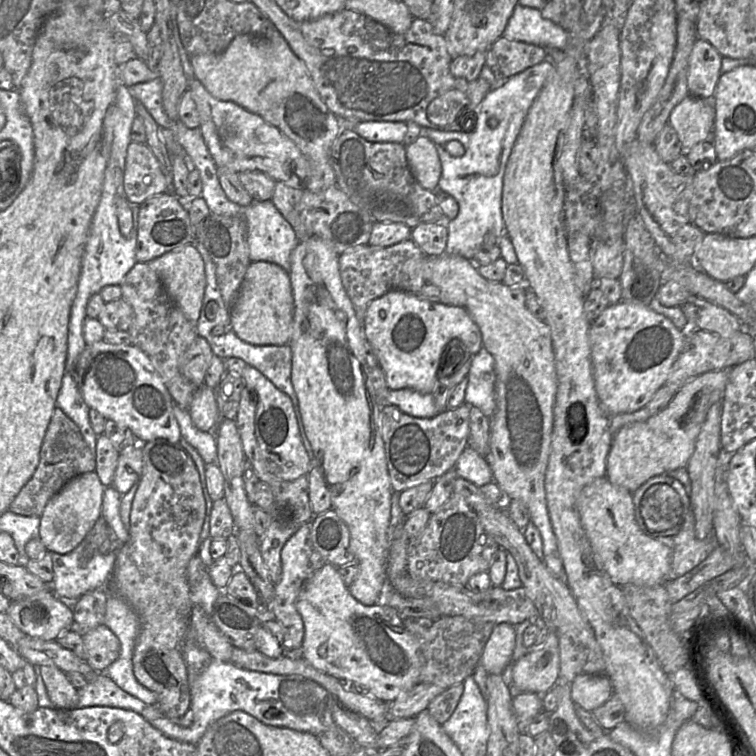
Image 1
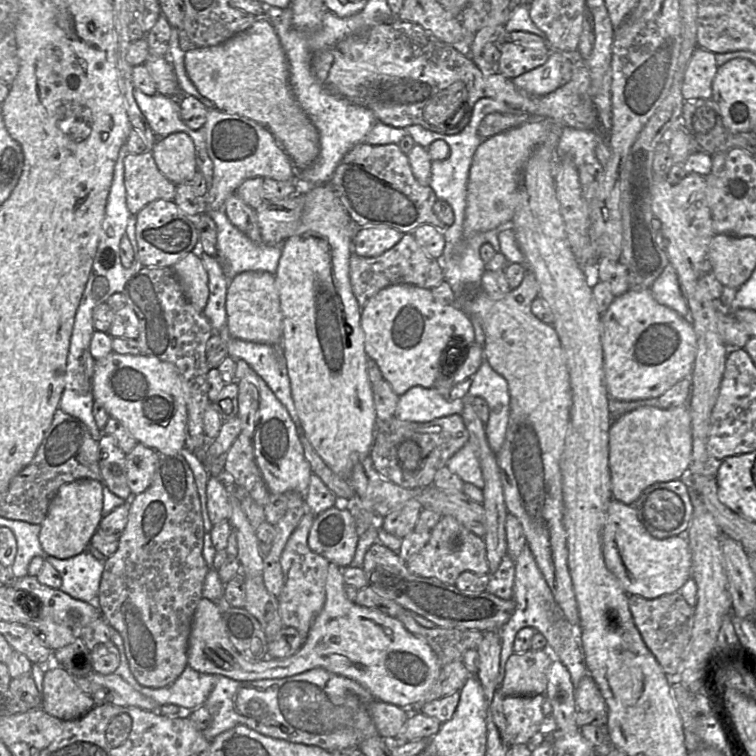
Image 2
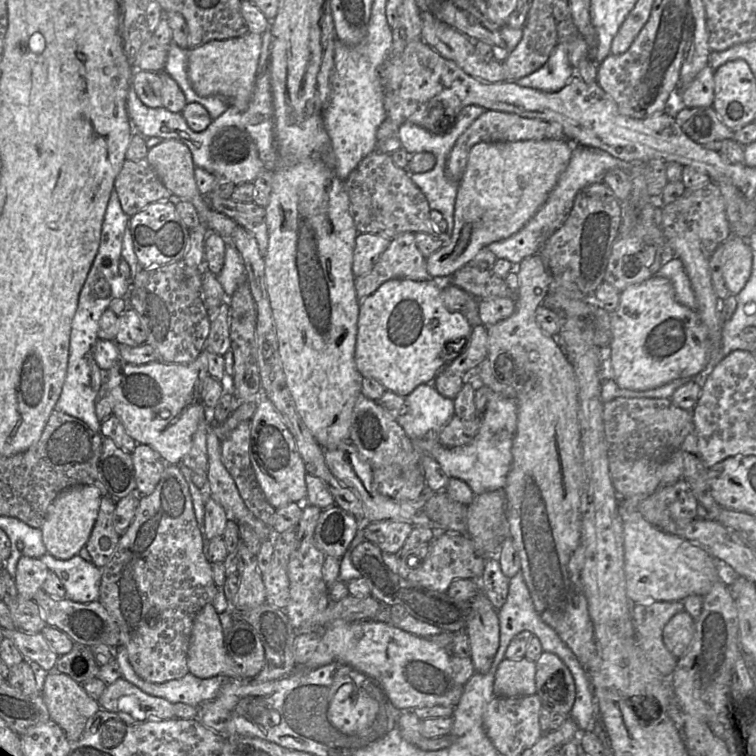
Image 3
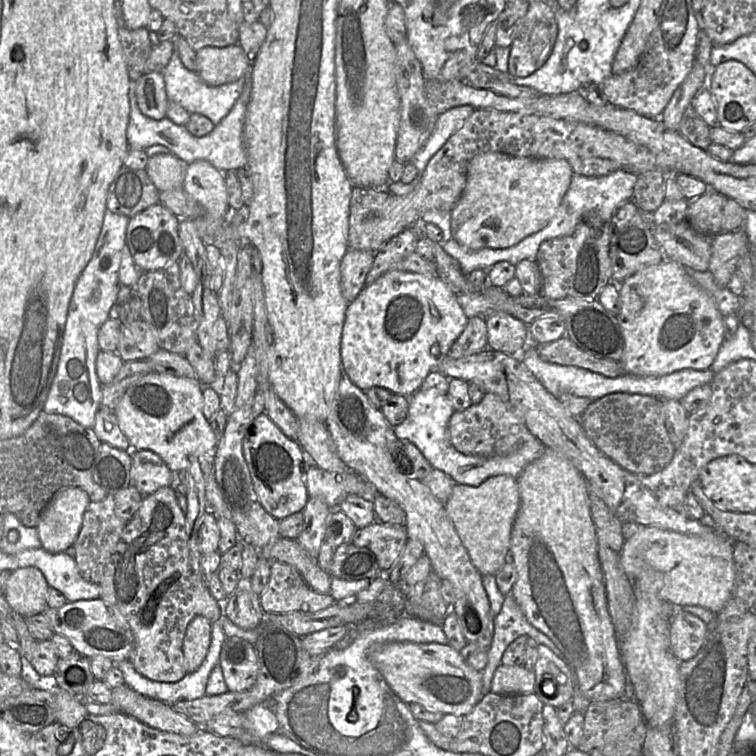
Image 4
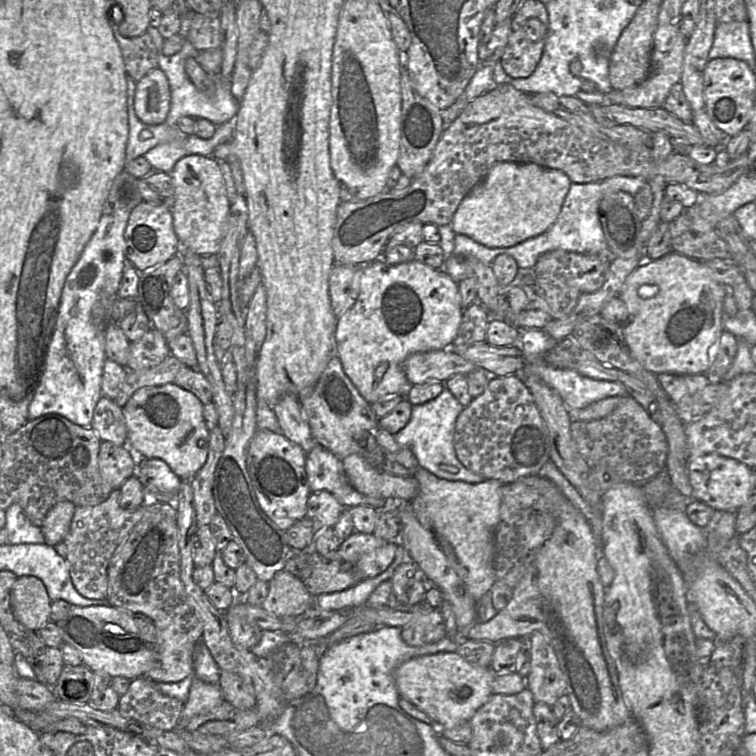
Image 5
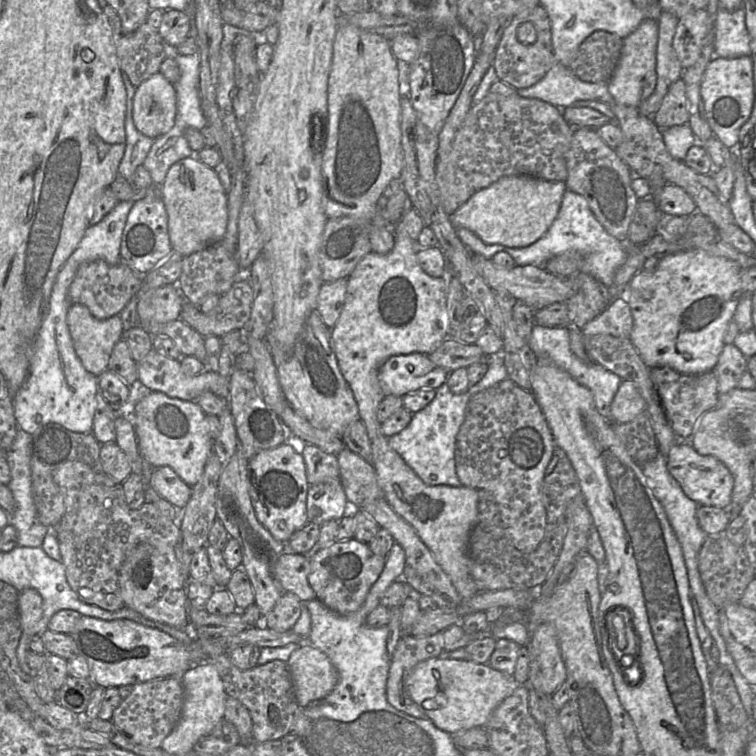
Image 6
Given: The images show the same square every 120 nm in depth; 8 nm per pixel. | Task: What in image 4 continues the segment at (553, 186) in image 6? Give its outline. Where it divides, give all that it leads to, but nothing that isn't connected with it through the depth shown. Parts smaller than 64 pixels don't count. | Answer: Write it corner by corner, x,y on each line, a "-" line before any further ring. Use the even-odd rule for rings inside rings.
501,152
476,155
469,163
465,189
451,210
452,238
471,250
503,249
518,244
548,225
566,193
573,170
565,159
515,157

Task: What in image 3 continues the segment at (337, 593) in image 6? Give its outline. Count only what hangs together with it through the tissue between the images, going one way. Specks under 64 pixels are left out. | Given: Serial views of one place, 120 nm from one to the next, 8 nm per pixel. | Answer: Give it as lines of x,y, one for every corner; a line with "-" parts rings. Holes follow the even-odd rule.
383,520
366,525
363,528
363,534
366,541
378,546
382,552
397,554
413,528
407,522

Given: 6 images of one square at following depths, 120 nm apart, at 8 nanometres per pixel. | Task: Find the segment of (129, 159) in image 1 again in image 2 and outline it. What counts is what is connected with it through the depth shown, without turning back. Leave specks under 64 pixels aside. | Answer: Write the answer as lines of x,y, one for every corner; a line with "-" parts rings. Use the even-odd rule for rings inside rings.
151,151
127,153
124,158
124,186
127,208
134,215
154,200
173,200
176,191
176,185
158,169

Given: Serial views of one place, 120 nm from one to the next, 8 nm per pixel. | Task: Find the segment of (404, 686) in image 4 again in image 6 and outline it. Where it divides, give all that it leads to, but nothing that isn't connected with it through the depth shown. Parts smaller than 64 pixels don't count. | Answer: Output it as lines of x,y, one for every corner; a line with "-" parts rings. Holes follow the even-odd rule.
445,656
417,664
406,679
411,699
439,729
453,735
473,727
484,727
497,706
515,690
513,675
492,668
488,663
458,660

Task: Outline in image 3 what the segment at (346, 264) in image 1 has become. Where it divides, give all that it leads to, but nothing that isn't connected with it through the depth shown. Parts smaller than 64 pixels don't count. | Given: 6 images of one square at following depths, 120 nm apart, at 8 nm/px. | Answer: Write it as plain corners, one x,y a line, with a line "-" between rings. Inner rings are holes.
405,232
390,238
389,246
373,268
354,279
358,302
373,294
384,282
391,279
414,281
432,279
427,271
426,258
417,247
415,234

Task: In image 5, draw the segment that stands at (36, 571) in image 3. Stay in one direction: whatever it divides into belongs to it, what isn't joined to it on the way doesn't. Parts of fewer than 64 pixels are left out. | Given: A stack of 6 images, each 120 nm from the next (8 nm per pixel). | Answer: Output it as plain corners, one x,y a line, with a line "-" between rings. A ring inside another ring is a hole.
16,577
10,592
10,604
15,619
27,630
38,631
50,621
51,600
39,578

